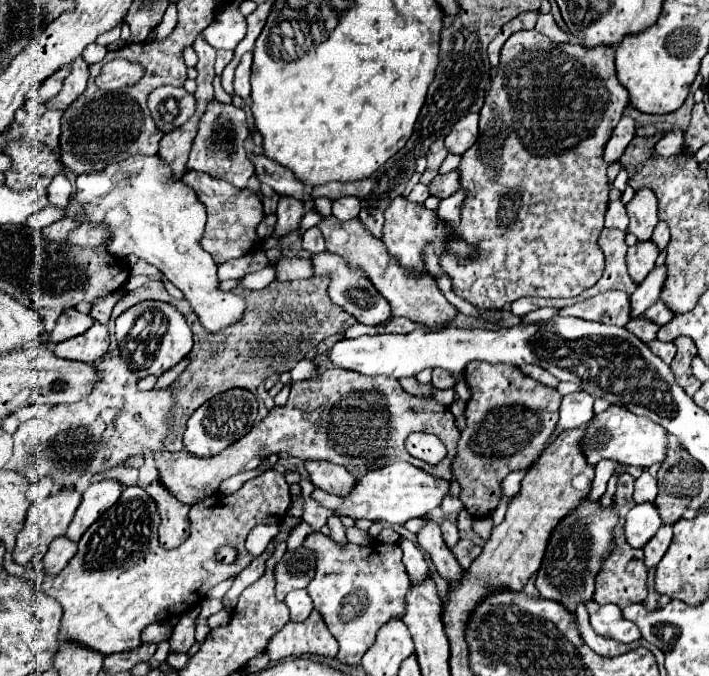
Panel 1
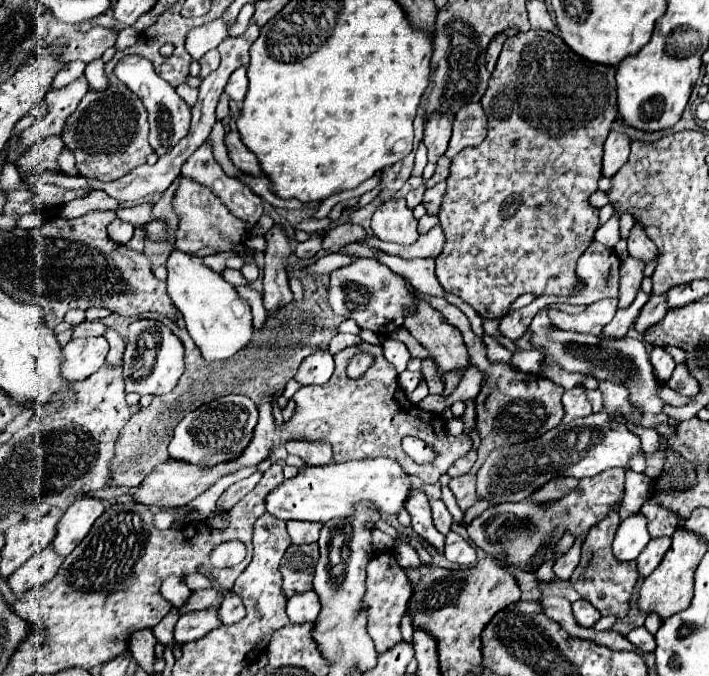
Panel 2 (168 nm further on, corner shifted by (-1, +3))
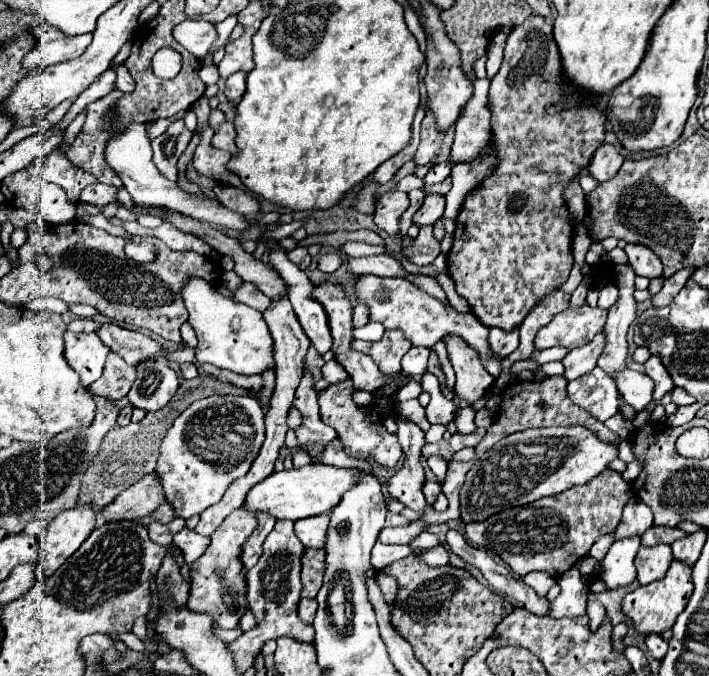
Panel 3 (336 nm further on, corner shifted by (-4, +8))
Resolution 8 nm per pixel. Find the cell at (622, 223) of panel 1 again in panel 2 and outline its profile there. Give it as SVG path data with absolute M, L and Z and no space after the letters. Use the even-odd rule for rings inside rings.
M612 214L612 218L596 230L596 240L606 246L616 246L620 240L620 216Z

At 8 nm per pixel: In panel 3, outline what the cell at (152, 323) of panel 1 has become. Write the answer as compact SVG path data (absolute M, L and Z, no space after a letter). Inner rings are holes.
M149 359L137 365L137 379L129 391L133 407L155 413L167 407L179 387L179 375L165 359Z

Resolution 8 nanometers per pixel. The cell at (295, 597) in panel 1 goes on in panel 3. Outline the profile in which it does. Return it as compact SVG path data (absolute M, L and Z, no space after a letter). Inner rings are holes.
M301 599L301 603L299 603L299 617L305 623L313 623L315 611L317 611L317 601L315 599Z

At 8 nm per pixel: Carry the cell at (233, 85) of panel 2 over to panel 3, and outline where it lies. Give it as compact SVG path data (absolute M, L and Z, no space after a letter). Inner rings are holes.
M239 71L239 73L235 73L235 75L231 75L229 79L227 79L227 83L225 83L225 89L223 89L223 93L225 93L225 97L227 99L241 99L243 97L243 93L245 93L245 73L243 71Z

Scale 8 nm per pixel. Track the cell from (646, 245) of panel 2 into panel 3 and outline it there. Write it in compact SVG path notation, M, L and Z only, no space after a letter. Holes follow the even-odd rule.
M625 245L625 253L629 257L629 265L633 267L635 275L647 277L647 279L661 279L663 277L663 265L655 253L651 253L649 247L643 245Z

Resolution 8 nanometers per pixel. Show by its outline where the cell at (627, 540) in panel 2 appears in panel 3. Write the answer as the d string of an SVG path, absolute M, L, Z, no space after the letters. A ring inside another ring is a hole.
M627 537L611 545L599 567L599 579L603 581L607 591L627 587L629 583L635 581L637 573L635 573L633 559L639 547L641 547L639 537Z

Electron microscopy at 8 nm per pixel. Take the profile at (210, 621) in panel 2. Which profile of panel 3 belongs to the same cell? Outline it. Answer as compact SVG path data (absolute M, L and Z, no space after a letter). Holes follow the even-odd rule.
M235 509L211 535L211 543L207 551L193 563L191 567L191 589L187 605L193 611L207 613L215 619L215 627L219 629L235 629L239 619L249 609L247 605L247 581L245 581L245 567L241 563L241 549L249 535L257 527L257 517L247 515L241 509Z

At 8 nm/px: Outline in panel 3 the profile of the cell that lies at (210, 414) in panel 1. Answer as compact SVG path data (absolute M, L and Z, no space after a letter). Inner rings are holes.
M211 395L207 399L195 401L193 405L189 405L171 425L171 429L167 431L167 435L161 441L159 447L159 457L157 457L157 467L155 467L155 475L159 477L161 485L163 485L163 495L165 501L173 507L175 517L183 517L189 519L193 515L201 515L207 507L215 505L225 489L239 477L243 477L251 463L255 461L255 457L259 455L259 449L263 445L265 439L265 425L263 425L263 409L259 405L259 401L251 395Z

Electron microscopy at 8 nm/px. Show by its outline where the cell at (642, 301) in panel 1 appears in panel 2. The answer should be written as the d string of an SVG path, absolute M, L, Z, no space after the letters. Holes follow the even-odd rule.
M640 289L640 292L636 294L636 298L634 298L634 302L632 302L630 306L620 308L620 310L614 314L612 322L604 328L602 336L624 336L626 330L630 328L630 324L632 324L632 322L636 320L636 316L640 314L642 306L648 302L648 298L650 298L650 294L646 294L644 290Z

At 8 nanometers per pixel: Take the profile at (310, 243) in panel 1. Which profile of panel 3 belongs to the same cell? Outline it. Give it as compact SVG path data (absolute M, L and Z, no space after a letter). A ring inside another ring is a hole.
M295 247L293 251L289 251L287 253L287 259L291 259L299 269L307 269L309 267L309 263L311 263L311 257L309 257L309 253L307 253L307 249L305 247Z

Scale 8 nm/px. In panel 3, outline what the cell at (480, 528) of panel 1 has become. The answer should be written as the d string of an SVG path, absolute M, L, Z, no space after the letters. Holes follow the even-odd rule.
M605 469L583 487L571 487L571 491L553 499L539 499L527 507L505 509L483 523L469 523L465 535L473 545L495 551L519 577L531 571L545 571L557 579L585 557L601 535L615 531L629 497L629 483L617 471Z

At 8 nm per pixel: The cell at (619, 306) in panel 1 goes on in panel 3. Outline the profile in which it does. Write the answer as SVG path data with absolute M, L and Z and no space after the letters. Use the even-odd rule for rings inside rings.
M584 303L580 309L567 309L553 317L553 321L543 327L535 337L535 351L543 351L555 345L563 345L567 349L583 347L603 329L607 319L607 311L591 308Z

